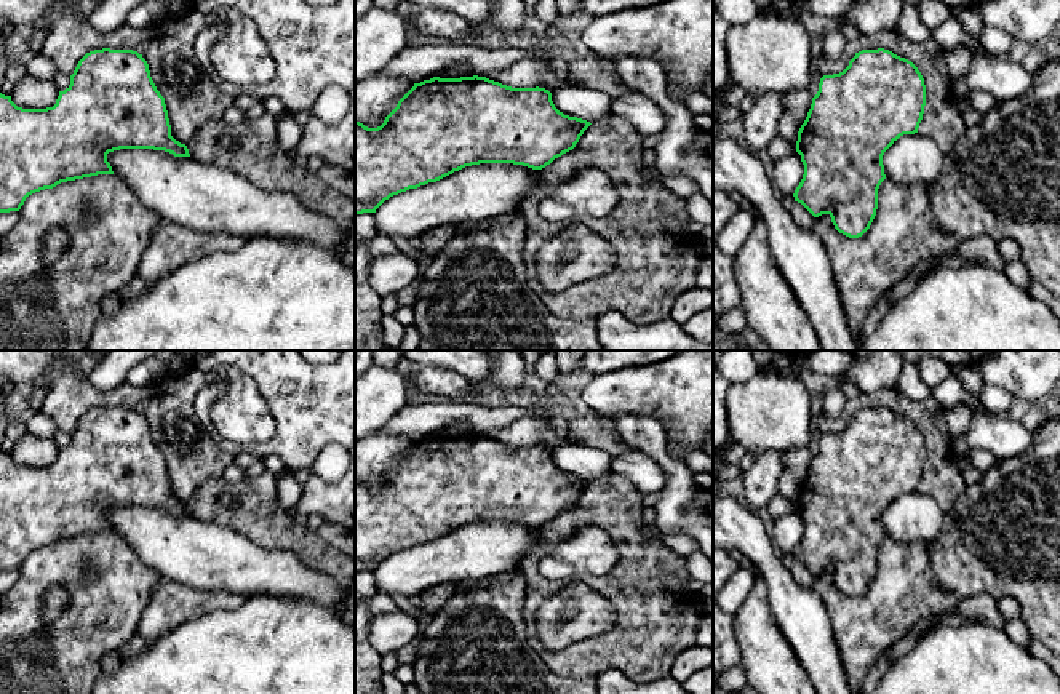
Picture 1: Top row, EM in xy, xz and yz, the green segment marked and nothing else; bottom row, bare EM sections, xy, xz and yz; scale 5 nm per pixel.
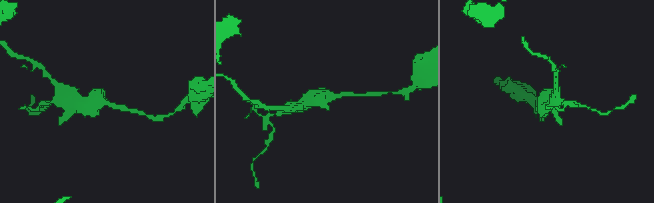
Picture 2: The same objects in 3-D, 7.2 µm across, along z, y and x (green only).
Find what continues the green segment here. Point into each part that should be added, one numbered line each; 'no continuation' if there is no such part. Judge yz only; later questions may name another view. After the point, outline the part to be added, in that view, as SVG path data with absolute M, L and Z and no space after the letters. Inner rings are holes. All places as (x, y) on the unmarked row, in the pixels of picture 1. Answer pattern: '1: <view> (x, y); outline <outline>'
1: yz (1001, 538); outline M1060 416L1033 435L1025 453L996 462L977 485L966 486L951 510L945 512L929 494L903 493L884 510L883 523L886 536L897 542L929 545L934 584L946 592L961 600L977 593L1015 598L1031 638L1060 656Z

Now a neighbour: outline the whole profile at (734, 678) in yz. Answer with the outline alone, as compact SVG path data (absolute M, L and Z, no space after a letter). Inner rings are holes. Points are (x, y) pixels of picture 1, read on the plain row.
M742 664L723 672L716 678L716 684L721 689L737 691L748 684L747 673Z

